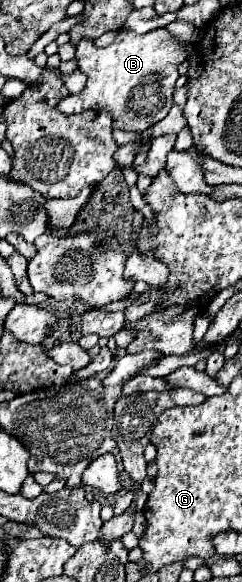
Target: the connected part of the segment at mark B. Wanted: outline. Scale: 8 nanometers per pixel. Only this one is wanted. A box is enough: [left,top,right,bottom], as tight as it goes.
[57,27,187,131]

